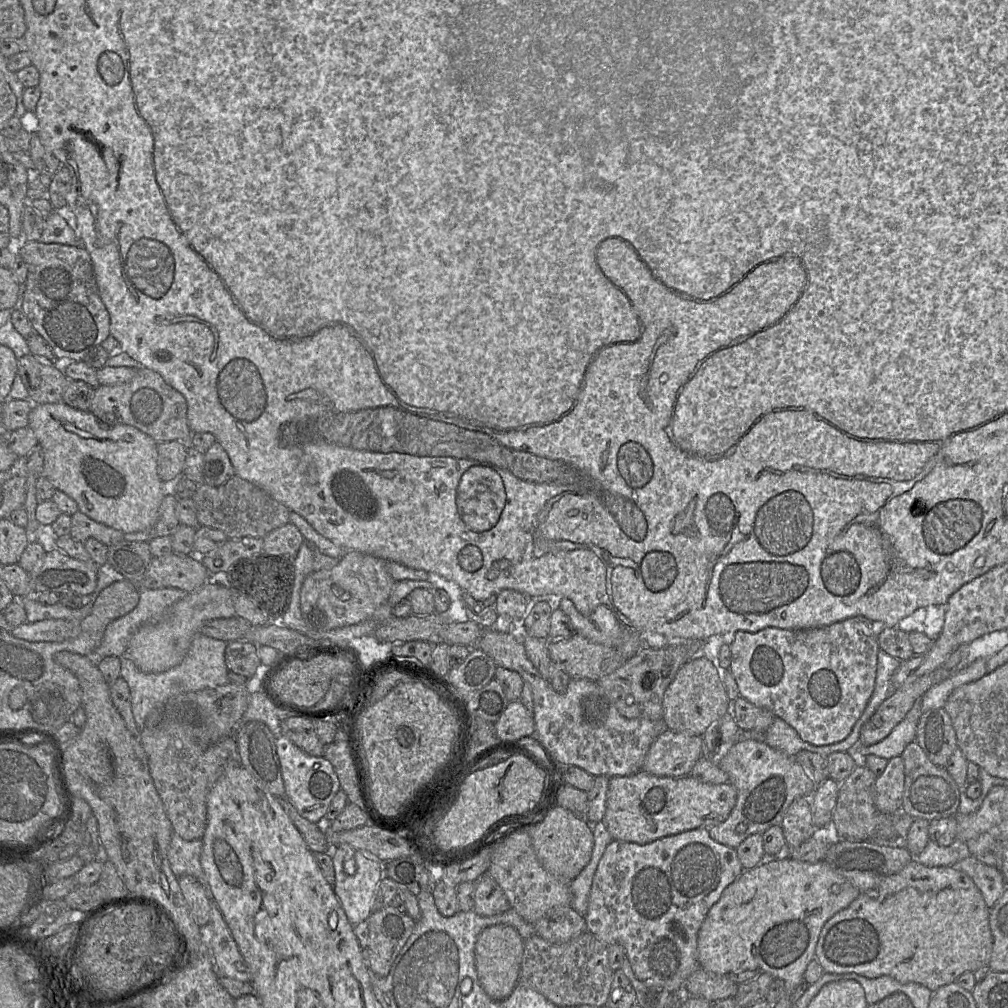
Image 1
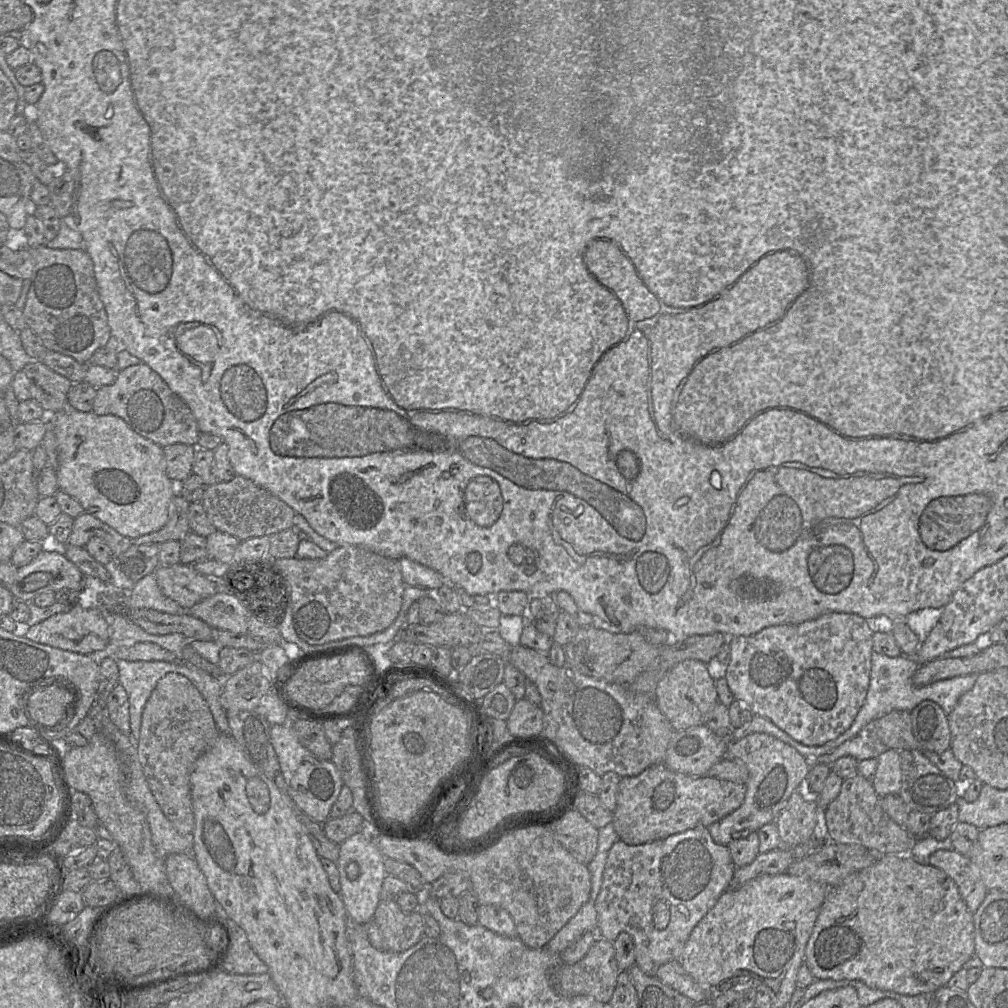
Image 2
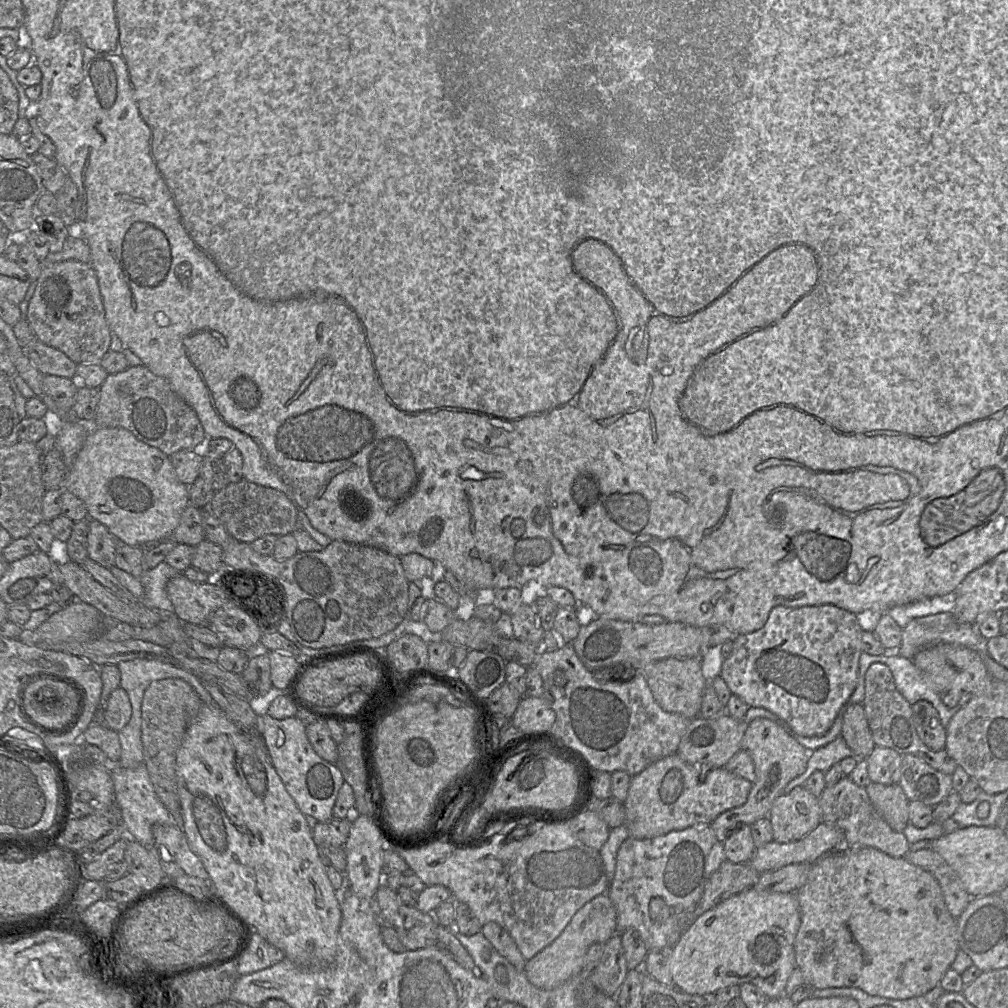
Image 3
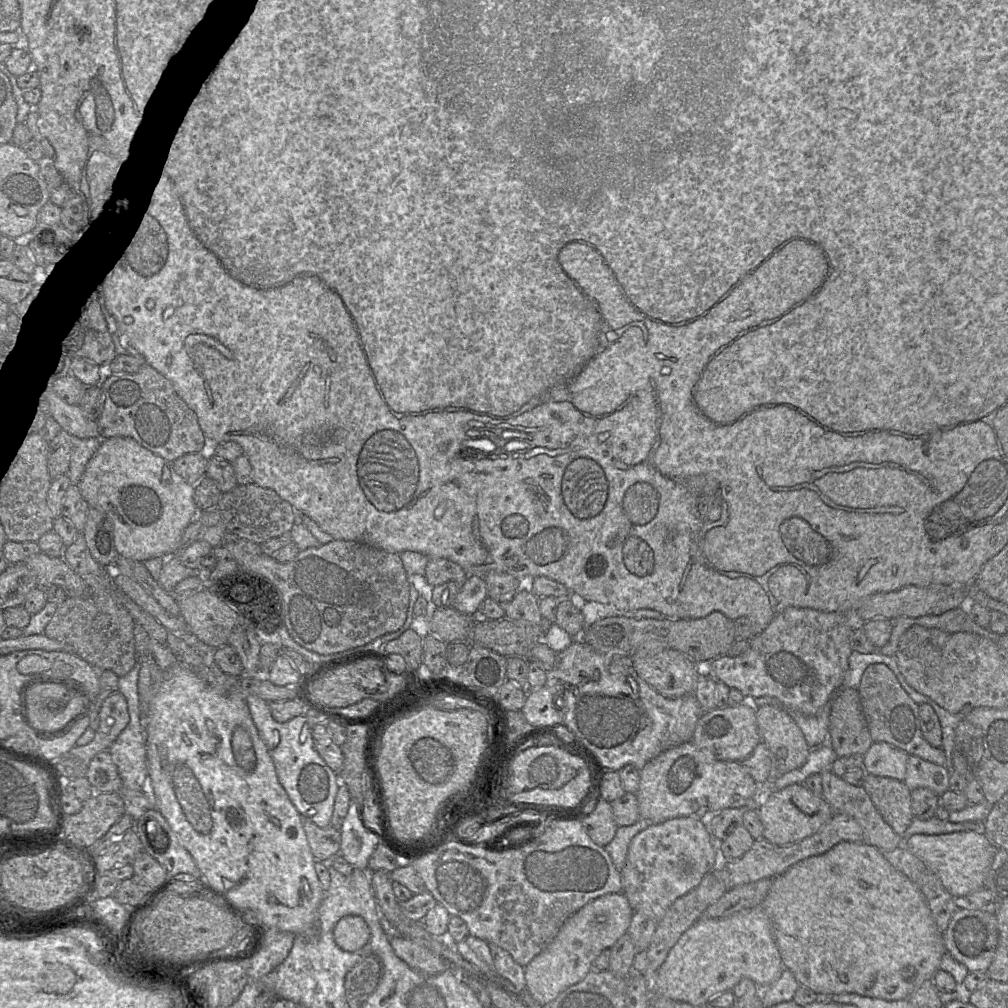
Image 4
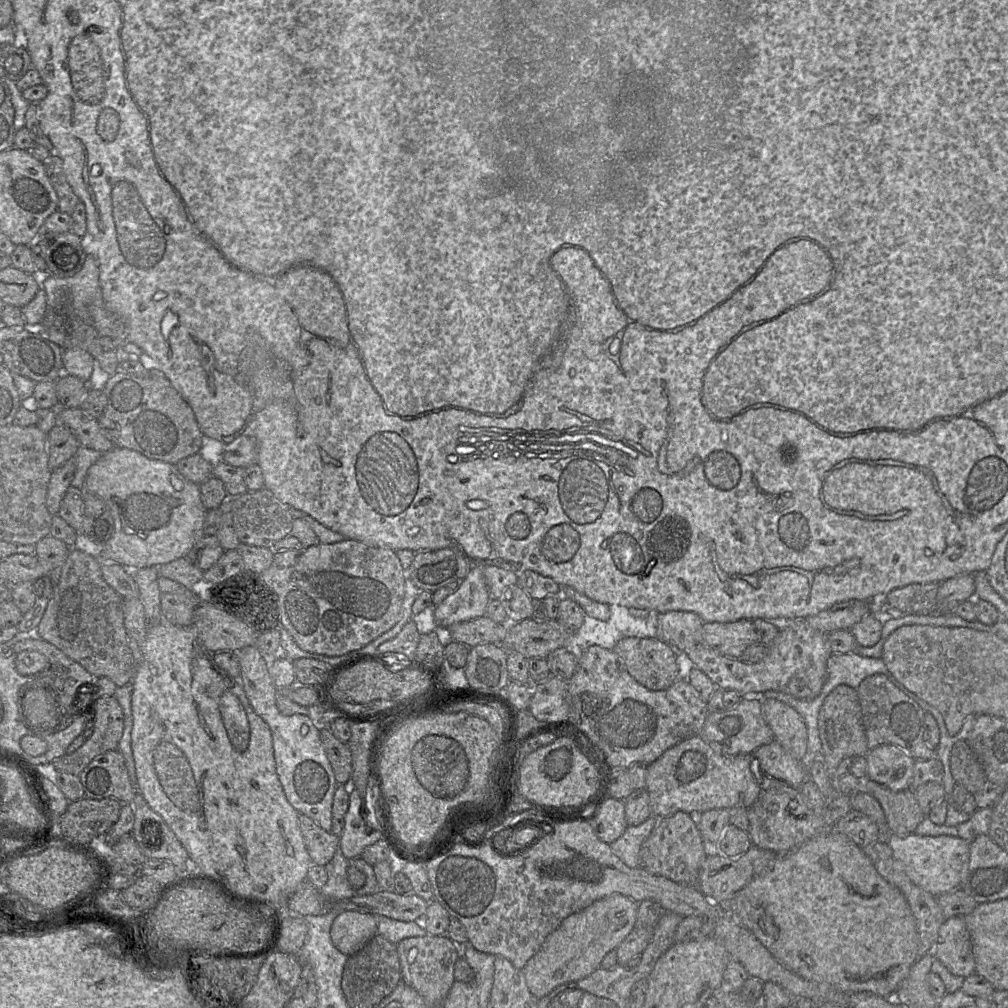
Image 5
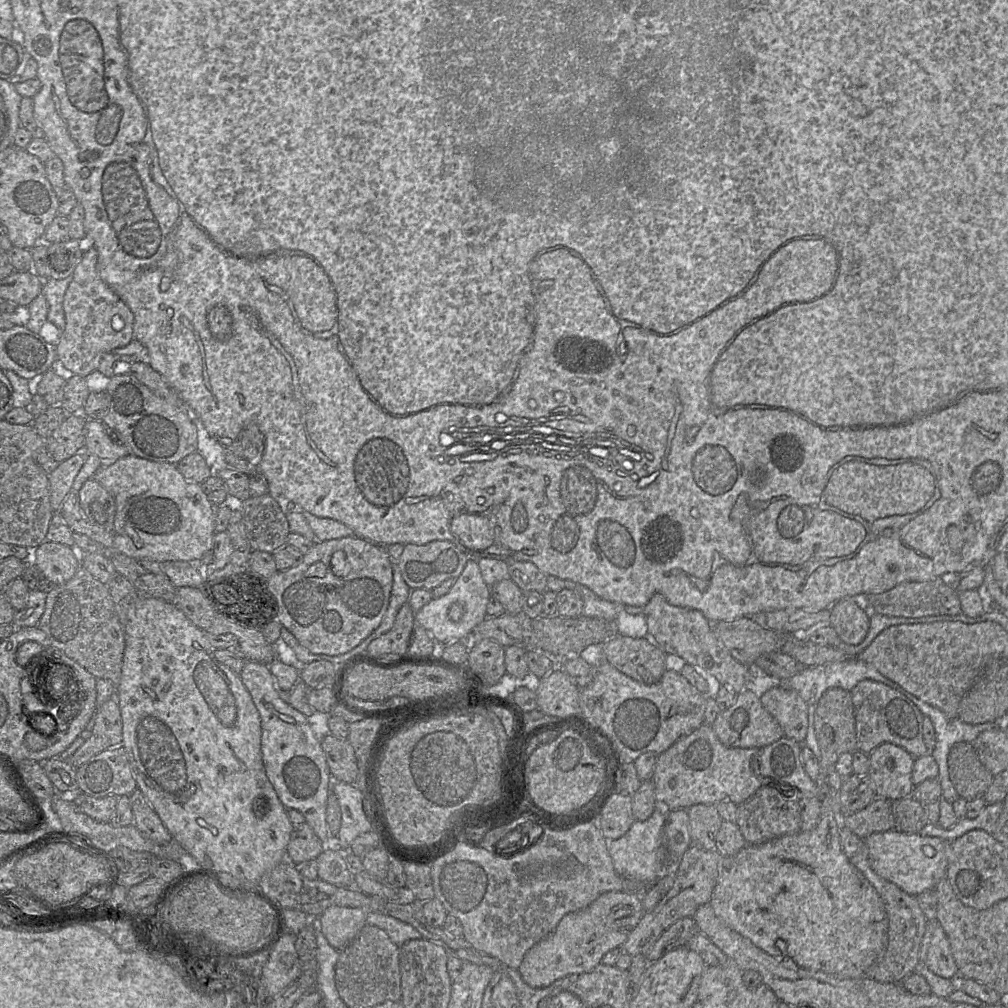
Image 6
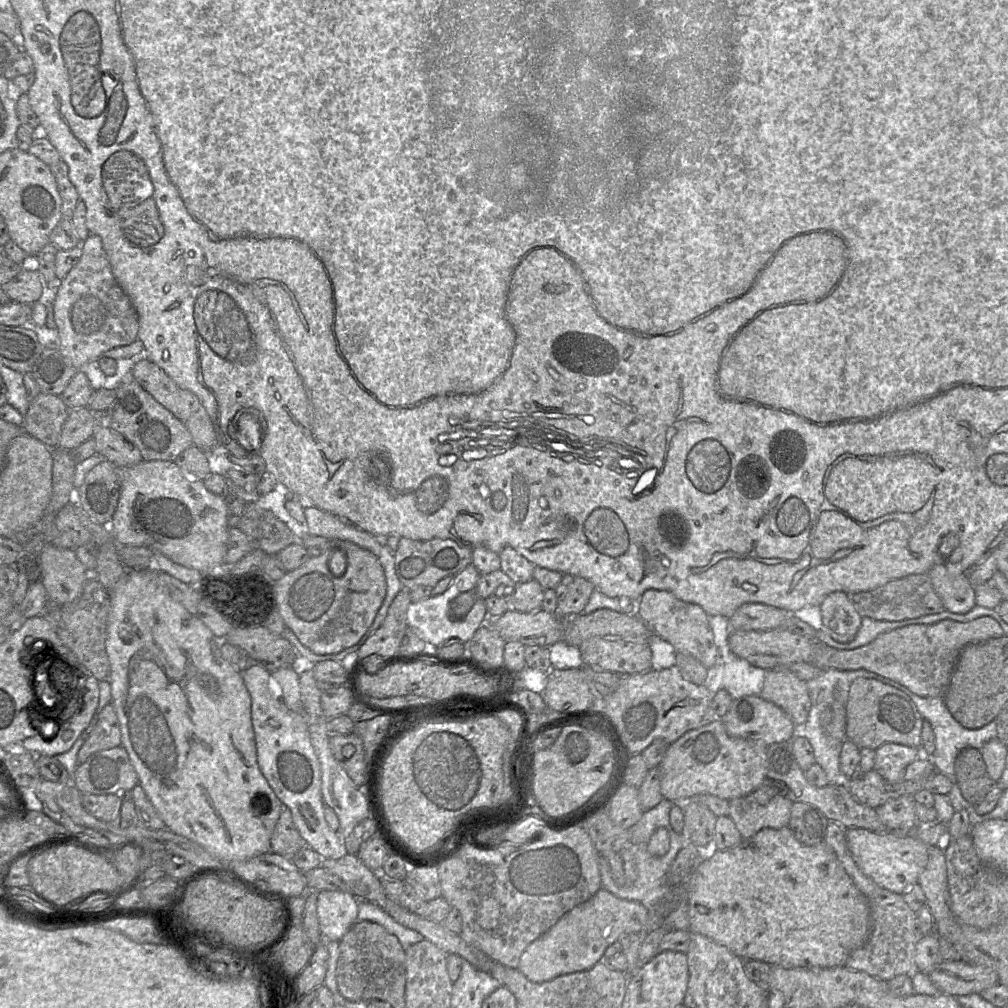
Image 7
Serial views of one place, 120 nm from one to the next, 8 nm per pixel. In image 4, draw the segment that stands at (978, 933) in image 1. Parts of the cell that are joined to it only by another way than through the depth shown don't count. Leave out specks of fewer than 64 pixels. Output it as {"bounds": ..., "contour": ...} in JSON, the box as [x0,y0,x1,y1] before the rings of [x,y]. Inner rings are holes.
{"bounds":[760,841,946,1001],"contour":[[[843,841],[821,855],[794,864],[772,880],[760,908],[771,920],[785,969],[817,995],[856,993],[888,1001],[904,1000],[939,970],[946,954],[943,934],[938,931],[925,898],[876,847]]]}

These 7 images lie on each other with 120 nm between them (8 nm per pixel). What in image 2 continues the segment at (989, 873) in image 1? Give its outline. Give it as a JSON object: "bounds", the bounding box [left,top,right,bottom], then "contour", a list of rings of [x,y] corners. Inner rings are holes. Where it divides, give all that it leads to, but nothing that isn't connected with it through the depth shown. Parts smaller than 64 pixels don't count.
{"bounds":[927,850,988,914],"contour":[[[938,850],[930,855],[927,864],[943,870],[956,883],[969,911],[974,914],[984,901],[988,889],[978,867],[955,850]]]}

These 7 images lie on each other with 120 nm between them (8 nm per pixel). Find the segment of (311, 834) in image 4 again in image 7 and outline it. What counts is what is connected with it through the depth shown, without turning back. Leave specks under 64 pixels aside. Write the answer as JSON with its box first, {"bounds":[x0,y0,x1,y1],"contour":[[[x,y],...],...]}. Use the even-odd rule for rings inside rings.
{"bounds":[270,804,307,857],"contour":[[[281,804],[281,814],[270,840],[270,850],[284,857],[291,857],[307,846],[294,825],[291,810]]]}

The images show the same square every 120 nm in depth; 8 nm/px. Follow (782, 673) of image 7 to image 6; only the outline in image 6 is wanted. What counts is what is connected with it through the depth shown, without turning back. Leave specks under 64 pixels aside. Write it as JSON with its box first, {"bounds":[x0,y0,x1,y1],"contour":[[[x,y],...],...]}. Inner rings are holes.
{"bounds":[760,685,807,745],"contour":[[[778,685],[767,690],[760,701],[776,719],[785,737],[803,745],[807,735],[807,705],[799,694]]]}

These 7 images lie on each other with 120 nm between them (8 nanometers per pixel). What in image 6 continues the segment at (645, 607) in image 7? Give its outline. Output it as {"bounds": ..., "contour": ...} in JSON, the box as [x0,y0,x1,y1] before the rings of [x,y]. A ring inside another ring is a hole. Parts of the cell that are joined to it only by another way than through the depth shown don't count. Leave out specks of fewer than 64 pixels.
{"bounds":[643,593,750,694],"contour":[[[656,593],[643,607],[643,614],[647,620],[648,638],[666,654],[678,655],[701,674],[714,676],[736,694],[745,689],[746,682],[750,681],[749,666],[731,656],[717,638],[713,624],[699,610],[671,605],[663,595]]]}

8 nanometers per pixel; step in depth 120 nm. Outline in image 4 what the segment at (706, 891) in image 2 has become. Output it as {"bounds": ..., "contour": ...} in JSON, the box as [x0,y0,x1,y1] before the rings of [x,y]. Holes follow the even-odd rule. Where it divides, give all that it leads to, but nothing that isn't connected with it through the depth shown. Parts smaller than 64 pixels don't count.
{"bounds":[620,816,722,922],"contour":[[[688,816],[643,828],[630,841],[625,865],[620,871],[622,893],[632,910],[659,922],[676,899],[697,887],[702,878],[721,863],[722,841],[713,839],[706,820]]]}

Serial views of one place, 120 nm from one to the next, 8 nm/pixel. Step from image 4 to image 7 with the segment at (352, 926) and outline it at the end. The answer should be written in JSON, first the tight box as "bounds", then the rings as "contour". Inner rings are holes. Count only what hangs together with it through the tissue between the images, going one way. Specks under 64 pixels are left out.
{"bounds":[317,892,358,941],"contour":[[[350,892],[317,893],[317,917],[322,941],[340,941],[357,921],[358,899]]]}

